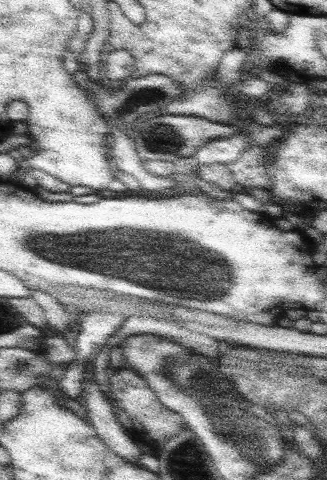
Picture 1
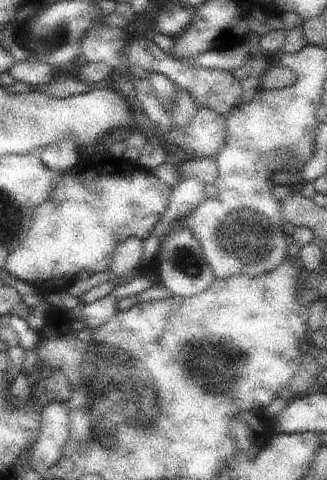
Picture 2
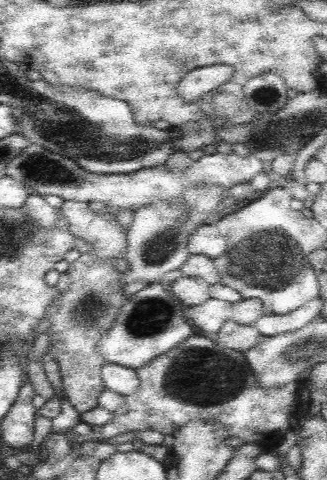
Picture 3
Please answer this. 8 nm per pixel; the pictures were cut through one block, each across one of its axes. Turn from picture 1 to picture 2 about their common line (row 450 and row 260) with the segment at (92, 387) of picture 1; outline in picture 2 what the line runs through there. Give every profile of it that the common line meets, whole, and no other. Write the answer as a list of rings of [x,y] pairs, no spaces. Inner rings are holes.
[[[131,236],[115,248],[113,262],[111,262],[109,270],[105,270],[105,272],[113,272],[115,276],[127,280],[129,272],[141,264],[143,254],[145,254],[145,238]]]

